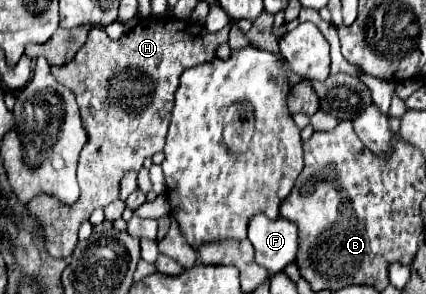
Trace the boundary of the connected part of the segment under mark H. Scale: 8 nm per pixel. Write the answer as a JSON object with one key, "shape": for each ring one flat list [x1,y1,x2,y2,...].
{"shape":[[146,17,136,23,128,33,124,33,120,39,110,41,106,31,102,27,92,27,88,33,86,45,76,53,76,57,60,67,52,67,52,75,62,83,68,85,76,101,80,105,82,113,82,123,88,133,88,141,82,147,80,153,80,197,74,205,66,207,56,207,54,199,48,199,46,195,34,197,34,201,28,205,30,217,38,223,46,237,46,247,48,253,56,259,64,259,72,255,76,241,78,241,78,227,82,221,90,217,90,213,98,207,106,207,112,201,120,197,120,181,126,171,130,169,142,169,144,159,152,157,154,153,162,151,168,125,172,119,172,101,174,101,174,91,178,87,180,73,184,69,200,65,204,61,212,61,214,51,220,43,228,41,230,33,230,23,222,27,216,33,210,33,202,23,194,21,172,21,164,17]]}

